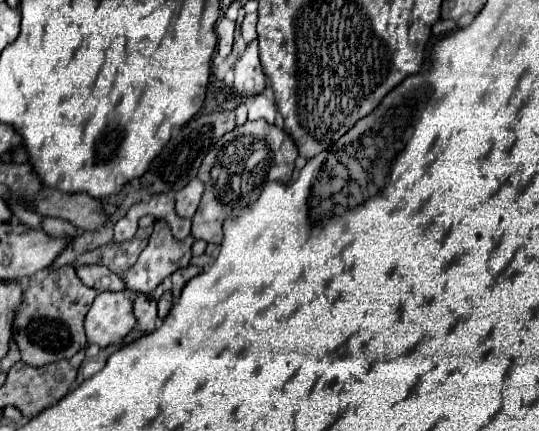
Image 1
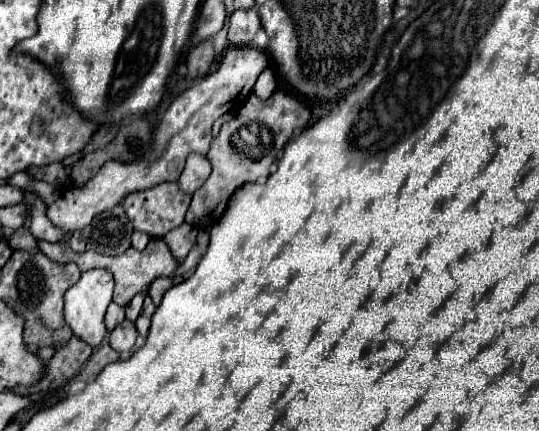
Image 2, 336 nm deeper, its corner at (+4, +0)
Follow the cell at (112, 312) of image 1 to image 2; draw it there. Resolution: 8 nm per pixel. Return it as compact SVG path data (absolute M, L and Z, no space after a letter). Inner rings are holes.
M92 269L84 271L80 281L74 283L66 295L64 295L64 319L70 325L72 333L80 337L84 343L98 347L104 337L106 337L106 327L104 327L104 313L106 307L112 301L112 291L114 291L114 277L106 269Z

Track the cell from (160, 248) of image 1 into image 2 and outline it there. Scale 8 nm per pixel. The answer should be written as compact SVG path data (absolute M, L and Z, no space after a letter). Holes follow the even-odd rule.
M36 239L38 245L40 245L40 251L58 261L58 263L66 263L66 261L72 261L76 263L82 271L88 271L88 269L108 269L112 275L114 275L114 281L116 281L116 287L114 287L114 303L118 305L128 305L132 301L132 297L136 293L144 293L148 291L148 285L156 279L156 277L164 277L164 275L172 275L172 271L180 265L178 259L172 257L168 245L162 241L162 239L152 239L148 243L148 247L144 251L136 251L134 247L130 247L128 251L116 255L116 257L104 257L100 253L92 253L92 251L84 251L84 253L74 253L68 245L52 245L48 241L42 241L42 239Z

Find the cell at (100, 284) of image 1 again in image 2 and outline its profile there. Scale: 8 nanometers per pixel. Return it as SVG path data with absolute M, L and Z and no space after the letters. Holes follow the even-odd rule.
M16 229L12 235L10 235L10 247L12 249L32 249L32 247L38 247L36 245L36 239L32 237L32 233L28 229Z

